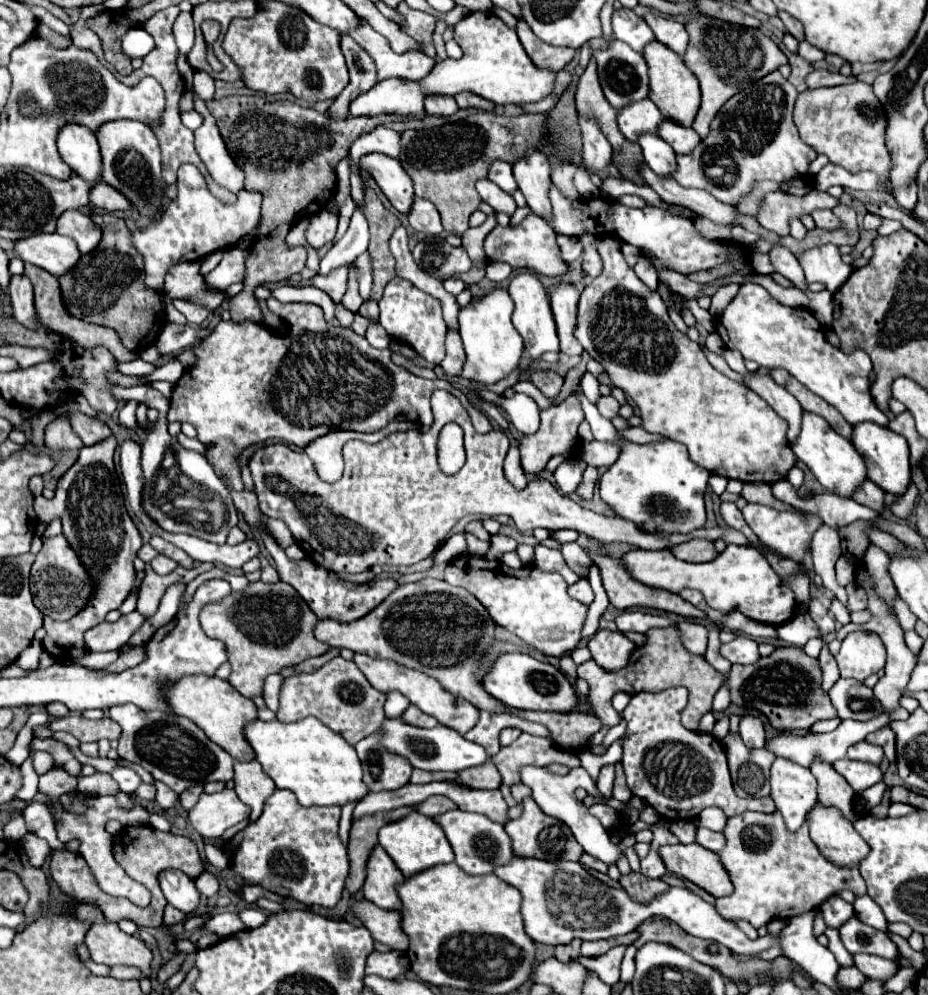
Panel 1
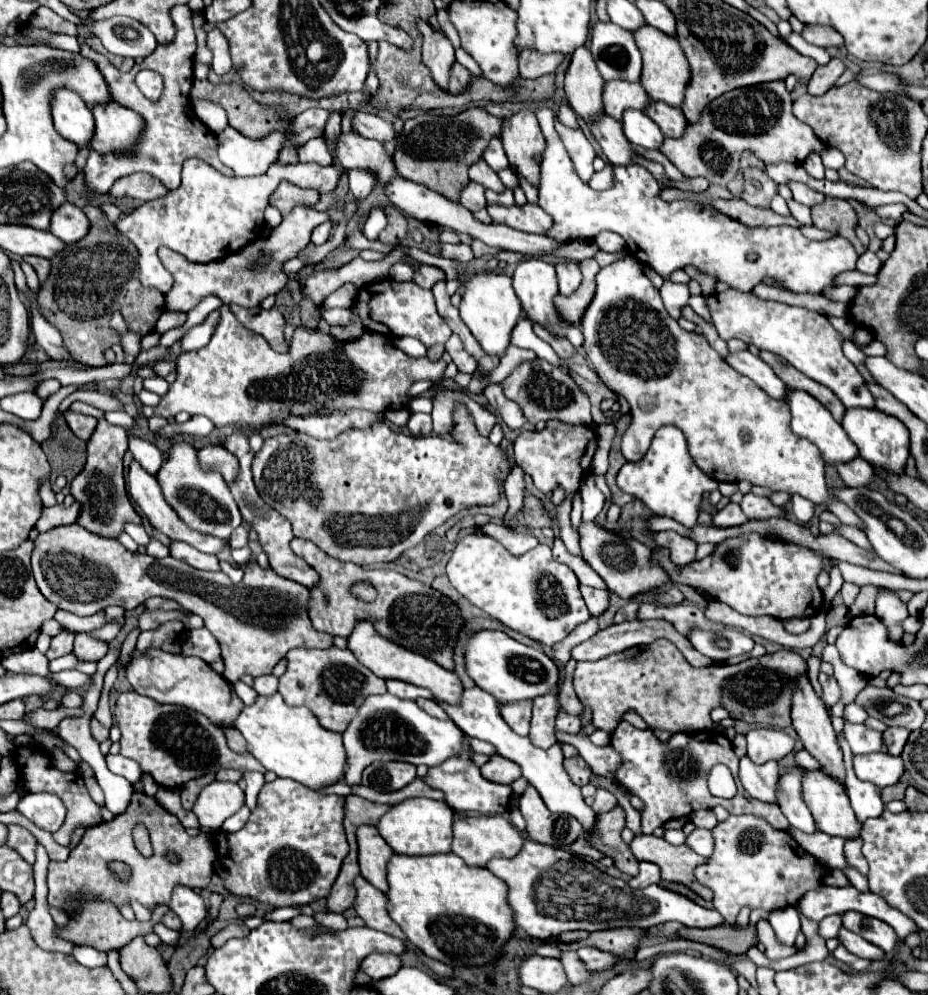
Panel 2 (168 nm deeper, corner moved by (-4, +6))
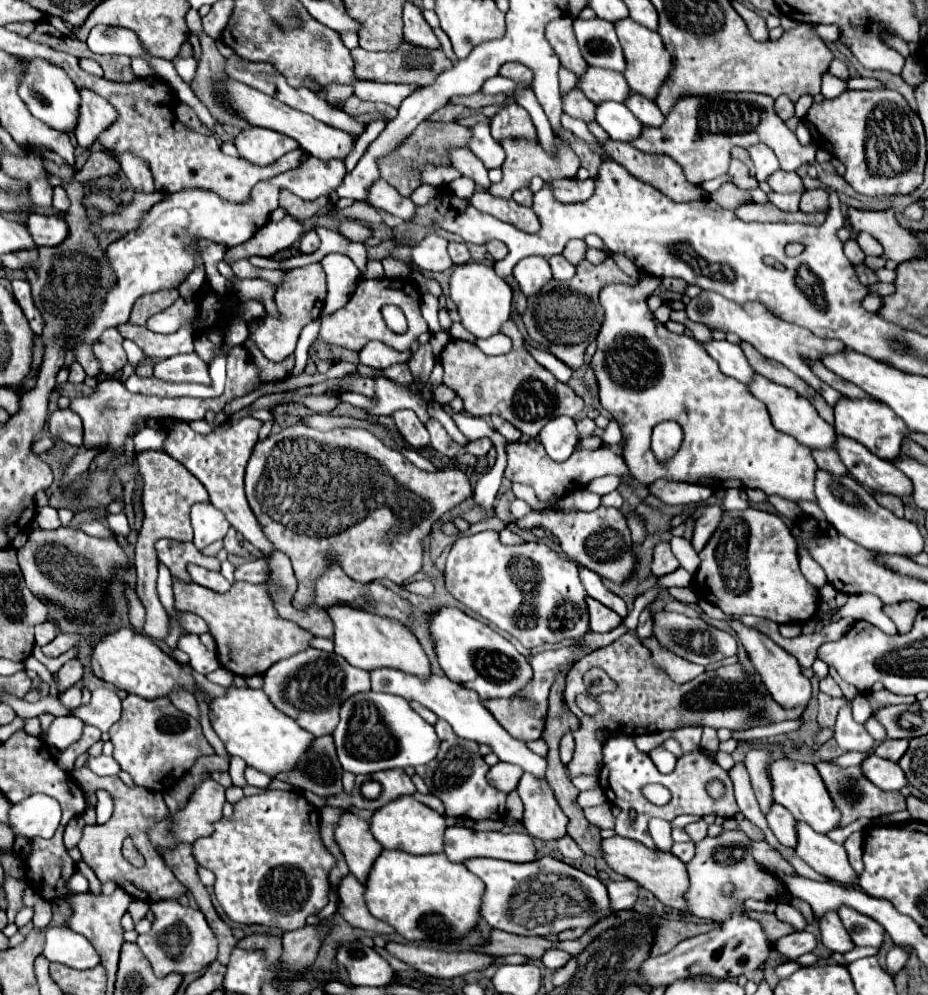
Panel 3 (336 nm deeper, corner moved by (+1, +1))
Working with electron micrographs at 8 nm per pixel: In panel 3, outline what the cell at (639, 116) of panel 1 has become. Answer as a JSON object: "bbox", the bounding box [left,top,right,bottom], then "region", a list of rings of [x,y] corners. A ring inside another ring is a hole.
{"bbox":[580,66,630,104],"region":[[[588,66],[588,72],[580,80],[580,90],[594,104],[602,104],[602,102],[610,102],[610,100],[626,102],[626,98],[630,96],[630,86],[620,72],[600,70],[594,66]]]}

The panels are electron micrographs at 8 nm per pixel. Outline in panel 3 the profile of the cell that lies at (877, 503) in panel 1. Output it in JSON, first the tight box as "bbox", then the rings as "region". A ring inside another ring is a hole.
{"bbox":[812,450,848,476],"region":[[[826,450],[826,452],[812,452],[814,460],[818,464],[818,468],[828,470],[834,476],[846,476],[848,468],[842,464],[840,456],[836,454],[836,450]]]}

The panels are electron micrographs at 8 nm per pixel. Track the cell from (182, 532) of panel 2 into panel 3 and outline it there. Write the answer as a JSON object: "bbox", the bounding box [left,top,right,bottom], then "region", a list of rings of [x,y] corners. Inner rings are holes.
{"bbox":[156,538,220,582],"region":[[[163,538],[156,542],[156,550],[158,550],[158,558],[160,562],[164,562],[172,576],[184,580],[184,582],[190,582],[188,578],[188,572],[186,572],[186,564],[192,562],[192,564],[198,564],[198,566],[204,566],[208,570],[220,570],[220,562],[218,558],[214,556],[204,556],[196,546],[194,542],[178,542],[178,540],[170,540],[170,538]]]}

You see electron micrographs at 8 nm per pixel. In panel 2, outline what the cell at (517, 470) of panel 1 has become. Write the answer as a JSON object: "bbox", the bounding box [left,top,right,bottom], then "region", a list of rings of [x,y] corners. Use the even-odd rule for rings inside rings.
{"bbox":[504,467,525,521],"region":[[[513,467],[513,471],[509,473],[507,481],[505,481],[505,493],[507,493],[508,510],[504,516],[506,521],[512,519],[515,513],[521,510],[523,505],[523,491],[525,491],[525,483],[523,483],[523,471]]]}

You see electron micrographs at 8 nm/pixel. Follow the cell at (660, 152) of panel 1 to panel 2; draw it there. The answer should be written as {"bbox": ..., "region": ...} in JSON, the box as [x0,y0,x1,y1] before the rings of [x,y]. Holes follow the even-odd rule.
{"bbox":[621,109,663,149],"region":[[[627,109],[623,113],[621,127],[623,127],[625,137],[631,143],[641,145],[645,149],[659,149],[663,143],[663,133],[657,129],[657,125],[643,111]]]}

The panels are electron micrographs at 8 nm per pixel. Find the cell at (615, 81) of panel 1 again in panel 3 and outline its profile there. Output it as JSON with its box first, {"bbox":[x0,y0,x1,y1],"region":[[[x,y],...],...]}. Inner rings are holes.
{"bbox":[574,18,626,72],"region":[[[576,18],[574,32],[578,38],[580,52],[590,66],[608,68],[616,72],[626,70],[624,50],[610,22],[604,22],[600,18],[594,18],[594,20]]]}

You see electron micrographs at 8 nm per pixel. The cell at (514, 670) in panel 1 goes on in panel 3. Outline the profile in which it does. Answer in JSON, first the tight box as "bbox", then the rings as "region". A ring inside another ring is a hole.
{"bbox":[430,608,532,700],"region":[[[440,608],[440,612],[436,616],[432,616],[430,632],[432,632],[434,644],[436,644],[438,662],[440,662],[442,670],[446,672],[446,676],[452,682],[458,682],[462,686],[468,686],[468,688],[476,690],[482,700],[512,698],[512,696],[520,694],[524,688],[528,688],[532,684],[532,666],[530,666],[530,662],[506,638],[496,634],[486,624],[466,616],[462,610],[458,610],[458,608]]]}

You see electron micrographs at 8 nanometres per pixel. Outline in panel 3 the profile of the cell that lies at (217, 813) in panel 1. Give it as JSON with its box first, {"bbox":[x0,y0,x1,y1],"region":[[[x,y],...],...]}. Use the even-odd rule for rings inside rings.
{"bbox":[150,778,226,846],"region":[[[206,778],[192,794],[192,798],[188,800],[188,808],[180,810],[178,814],[170,816],[168,820],[160,822],[158,826],[154,826],[150,830],[150,840],[154,846],[174,846],[176,842],[194,842],[196,838],[208,836],[214,830],[214,824],[222,818],[222,806],[226,802],[226,790],[224,786],[220,786],[218,782],[214,782],[212,778]],[[172,820],[174,820],[174,828],[172,828]]]}

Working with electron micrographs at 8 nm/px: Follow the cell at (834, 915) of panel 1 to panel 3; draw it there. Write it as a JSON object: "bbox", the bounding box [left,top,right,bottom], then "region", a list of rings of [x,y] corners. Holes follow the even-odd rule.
{"bbox":[776,932,818,960],"region":[[[794,932],[794,934],[788,934],[788,936],[780,938],[776,942],[776,950],[790,956],[790,960],[796,960],[798,956],[802,956],[806,952],[812,952],[816,948],[816,944],[818,944],[818,940],[816,940],[814,934],[810,934],[810,932]]]}

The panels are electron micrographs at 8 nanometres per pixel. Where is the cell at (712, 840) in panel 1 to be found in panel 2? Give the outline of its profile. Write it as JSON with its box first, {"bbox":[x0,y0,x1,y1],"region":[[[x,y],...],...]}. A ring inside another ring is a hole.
{"bbox":[687,829,713,857],"region":[[[695,829],[689,837],[687,837],[687,845],[701,857],[709,857],[713,853],[713,837],[711,831],[707,829]]]}

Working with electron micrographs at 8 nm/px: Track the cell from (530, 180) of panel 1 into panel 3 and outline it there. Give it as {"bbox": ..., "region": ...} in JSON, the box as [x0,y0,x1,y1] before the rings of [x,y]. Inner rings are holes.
{"bbox":[490,104,536,142],"region":[[[510,104],[502,108],[490,122],[492,128],[492,138],[502,142],[506,138],[514,140],[534,140],[536,138],[536,128],[532,120],[528,118],[528,112],[520,104]]]}

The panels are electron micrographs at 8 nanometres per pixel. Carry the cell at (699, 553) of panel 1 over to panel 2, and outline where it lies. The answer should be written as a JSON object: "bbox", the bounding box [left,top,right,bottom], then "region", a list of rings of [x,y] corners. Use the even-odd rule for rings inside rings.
{"bbox":[653,531,697,565],"region":[[[661,531],[653,535],[659,547],[669,547],[669,557],[675,565],[687,565],[695,559],[697,543],[693,543],[689,537],[683,537],[673,531]]]}

